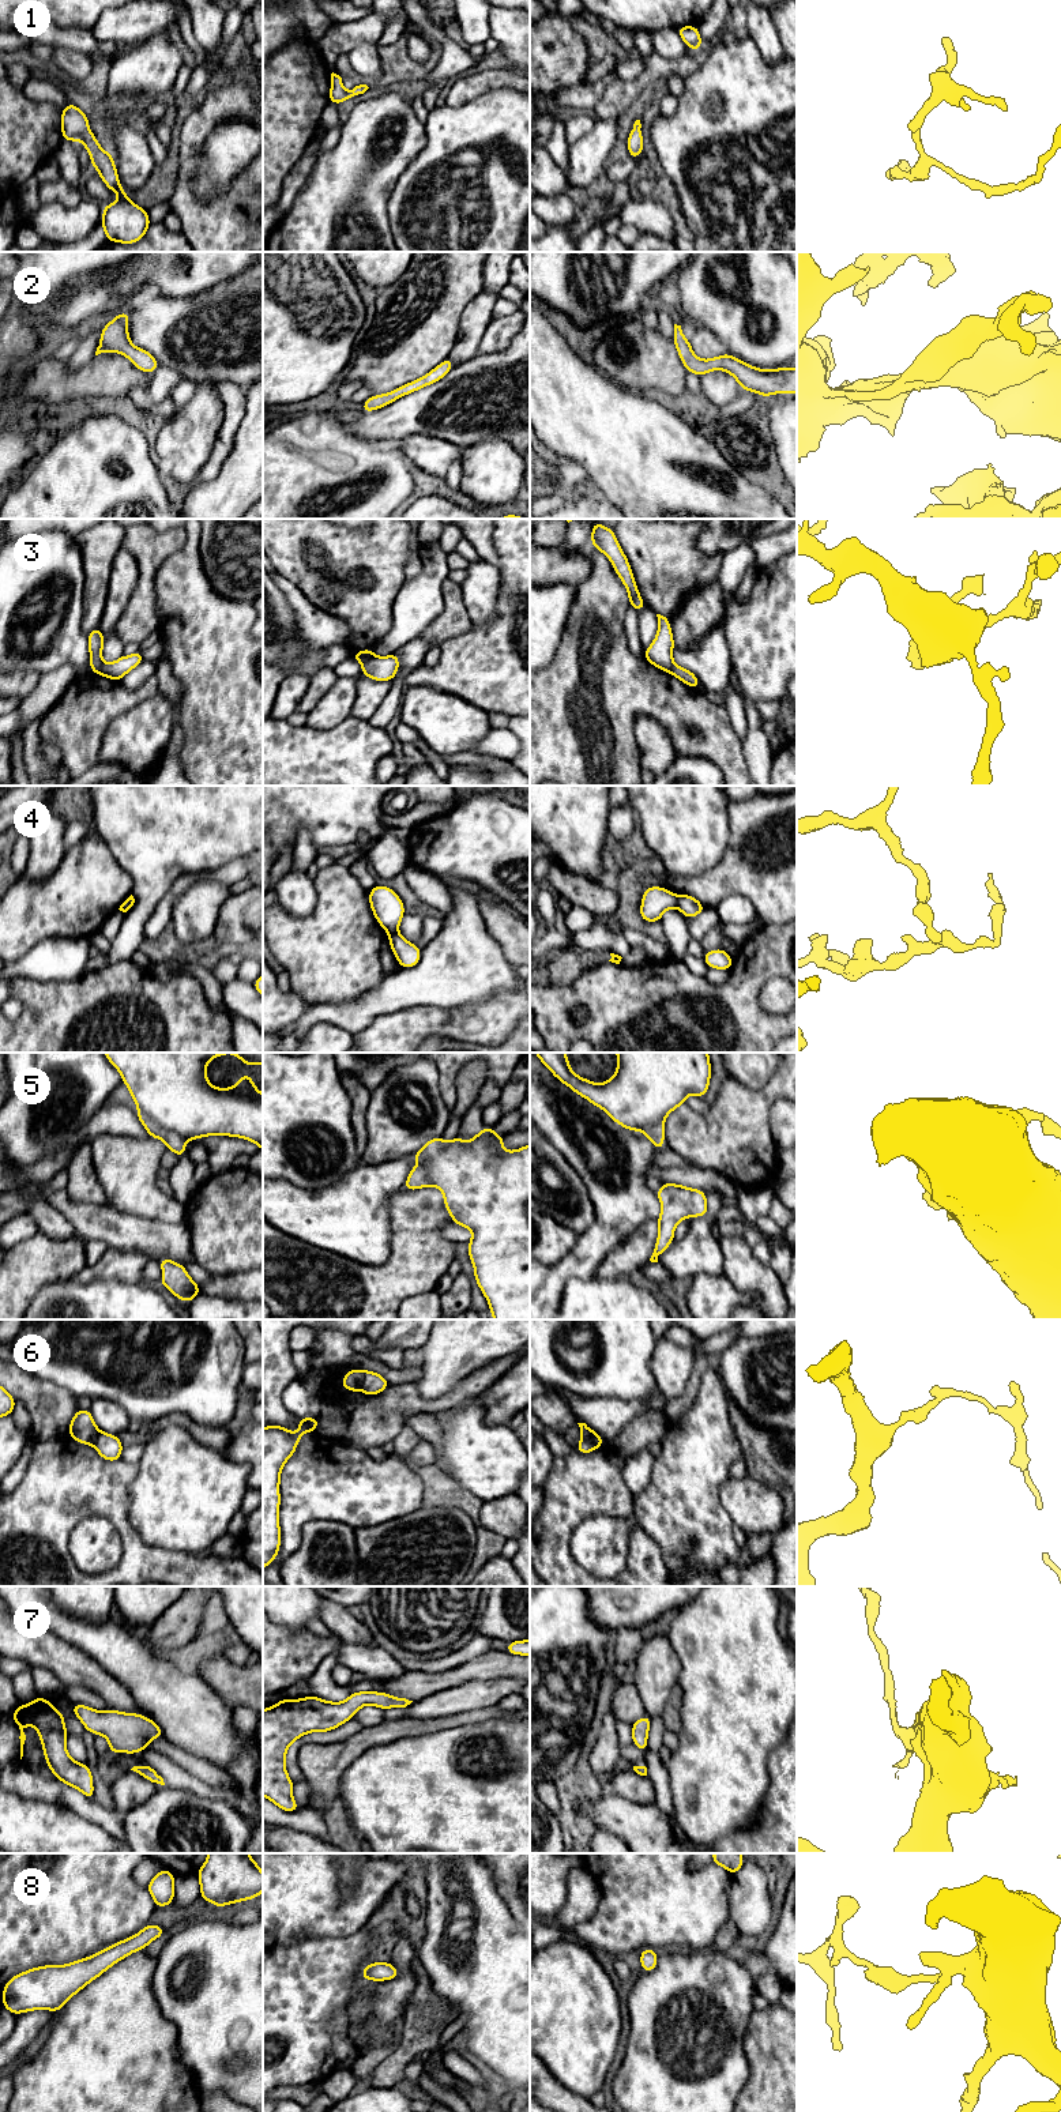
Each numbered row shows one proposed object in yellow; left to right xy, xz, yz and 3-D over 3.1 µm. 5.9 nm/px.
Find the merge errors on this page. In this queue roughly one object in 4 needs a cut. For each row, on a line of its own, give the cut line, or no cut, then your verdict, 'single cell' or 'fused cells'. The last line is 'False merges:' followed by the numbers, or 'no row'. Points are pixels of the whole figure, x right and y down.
1: no cut | single cell
2: no cut | single cell
3: xz (373, 655), (362, 663) | fused cells
4: yz (676, 896), (677, 906) | fused cells
5: no cut | single cell
6: xz (364, 1371), (358, 1389) | fused cells
7: no cut | single cell
8: no cut | single cell
False merges: 3, 4, 6

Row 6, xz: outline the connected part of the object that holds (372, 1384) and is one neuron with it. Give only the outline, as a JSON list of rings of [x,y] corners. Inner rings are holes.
[[[368,1370],[364,1371],[360,1390],[364,1392],[366,1396],[377,1396],[387,1388],[390,1388],[390,1383],[381,1374]]]

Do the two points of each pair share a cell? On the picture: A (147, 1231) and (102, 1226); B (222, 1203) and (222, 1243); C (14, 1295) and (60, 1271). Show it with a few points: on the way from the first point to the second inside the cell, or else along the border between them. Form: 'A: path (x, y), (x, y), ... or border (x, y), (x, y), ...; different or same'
A: path (136, 1231), (119, 1231), (113, 1227); same
B: path (222, 1212), (222, 1234); same
C: path (25, 1284), (38, 1271), (49, 1271); same

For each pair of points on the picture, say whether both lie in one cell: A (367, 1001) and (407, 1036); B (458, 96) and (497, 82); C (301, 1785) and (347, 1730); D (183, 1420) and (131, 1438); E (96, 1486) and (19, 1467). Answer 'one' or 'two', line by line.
A: two
B: one
C: two
D: one
E: two

